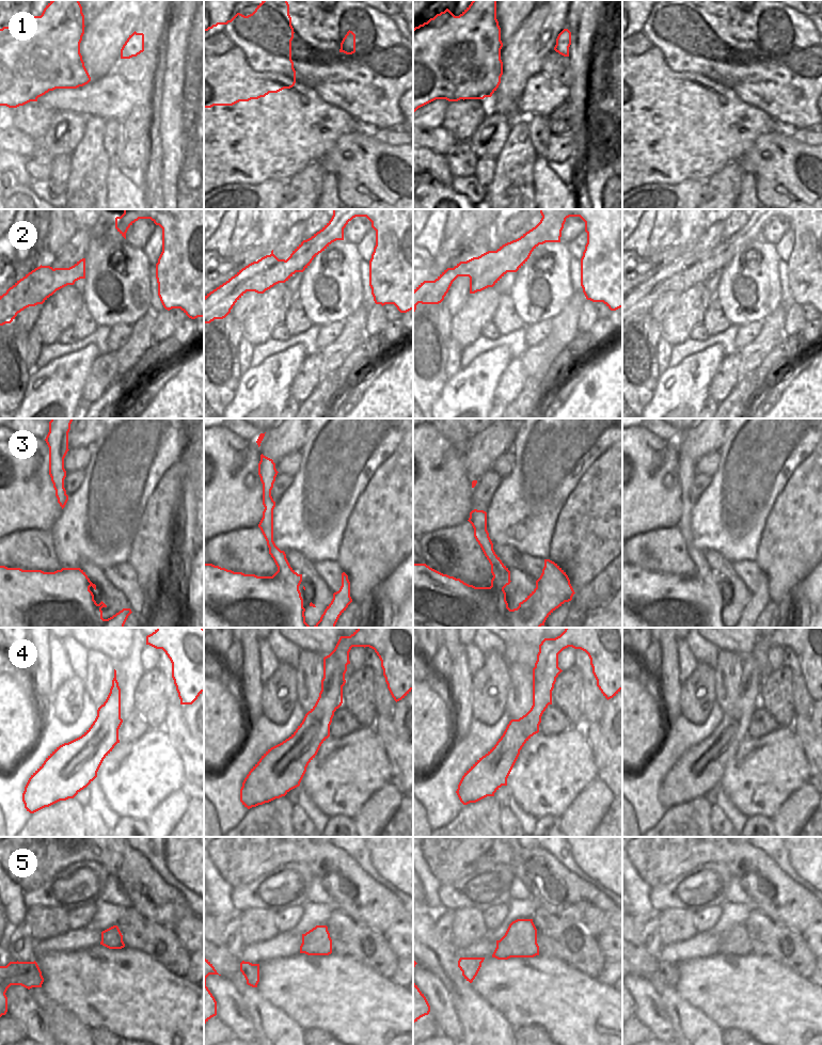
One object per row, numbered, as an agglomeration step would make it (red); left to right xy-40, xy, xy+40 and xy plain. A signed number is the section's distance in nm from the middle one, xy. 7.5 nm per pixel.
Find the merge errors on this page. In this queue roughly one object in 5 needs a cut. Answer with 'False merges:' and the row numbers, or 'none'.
False merges: 2

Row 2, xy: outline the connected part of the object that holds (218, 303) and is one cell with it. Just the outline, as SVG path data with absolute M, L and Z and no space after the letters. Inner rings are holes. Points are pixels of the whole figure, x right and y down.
M272 250L270 255L249 264L225 283L207 294L204 297L204 323L225 318L247 291L264 294L263 288L267 286L267 269L284 260L279 259Z

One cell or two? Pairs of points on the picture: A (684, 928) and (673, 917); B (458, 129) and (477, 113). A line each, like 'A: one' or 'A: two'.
A: one
B: one

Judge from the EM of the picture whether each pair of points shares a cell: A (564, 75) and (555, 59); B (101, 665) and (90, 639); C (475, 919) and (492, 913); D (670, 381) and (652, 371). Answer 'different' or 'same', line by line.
A: same
B: different
C: different
D: different

